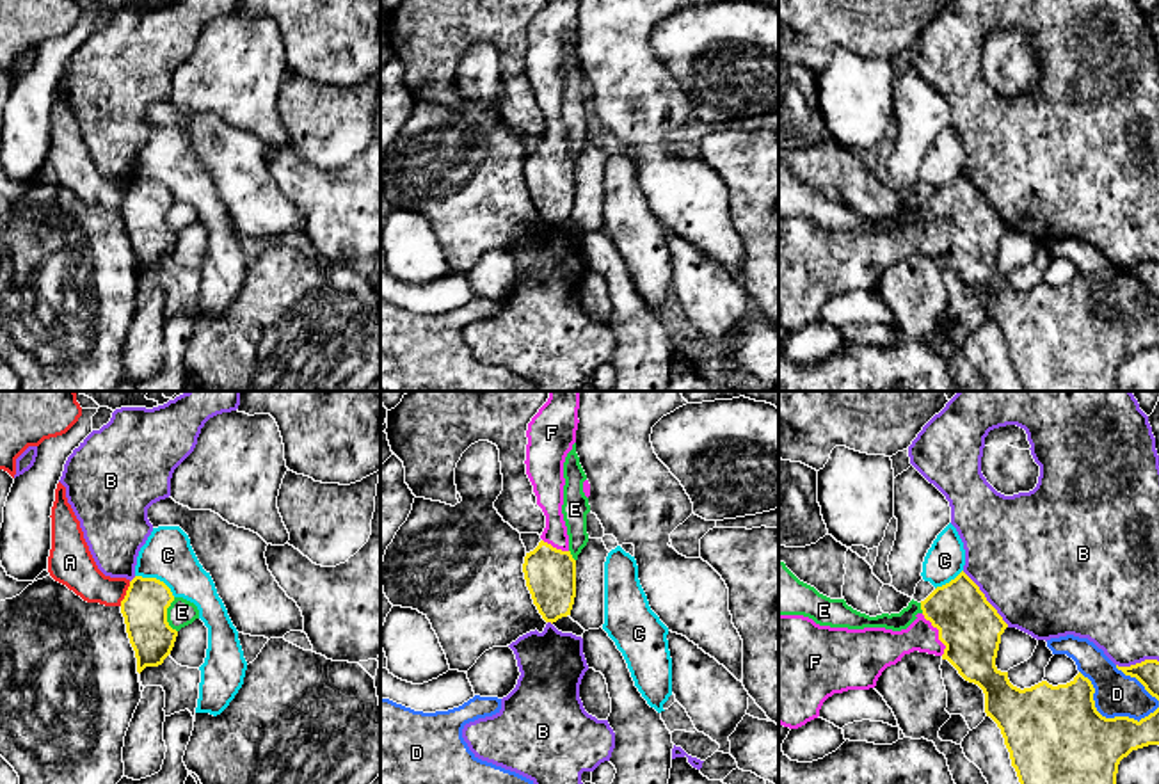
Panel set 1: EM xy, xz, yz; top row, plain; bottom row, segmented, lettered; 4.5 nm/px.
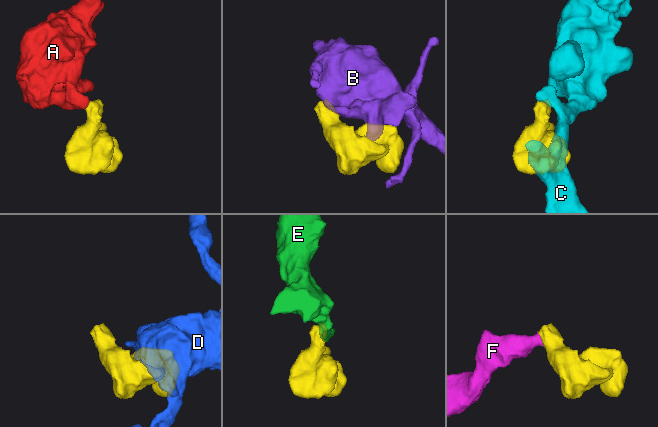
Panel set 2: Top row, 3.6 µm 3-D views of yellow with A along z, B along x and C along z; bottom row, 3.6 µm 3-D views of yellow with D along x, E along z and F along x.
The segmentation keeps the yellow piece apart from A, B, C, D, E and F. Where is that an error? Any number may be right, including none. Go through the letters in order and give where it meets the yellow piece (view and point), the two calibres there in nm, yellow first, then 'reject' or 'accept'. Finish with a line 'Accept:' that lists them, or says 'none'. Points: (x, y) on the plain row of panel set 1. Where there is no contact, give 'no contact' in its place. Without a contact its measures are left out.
A: meets yellow in xy at (127, 196); 200 nm thick on the yellow side, 170 nm on the other; reject
B: meets yellow in yz at (985, 201); 280 nm thick on the yellow side, 480 nm on the other; reject
C: meets yellow in xy at (155, 180); 200 nm thick on the yellow side, 220 nm on the other; reject
D: meets yellow in yz at (1108, 320); 480 nm thick on the yellow side, 190 nm on the other; reject
E: meets yellow in xy at (166, 217); 200 nm thick on the yellow side, 120 nm on the other; reject
F: meets yellow in yz at (939, 237); 280 nm thick on the yellow side, 170 nm on the other; accept
Accept: F

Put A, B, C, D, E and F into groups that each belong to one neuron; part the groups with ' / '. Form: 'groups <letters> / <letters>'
groups A / B / C / D / E / F

